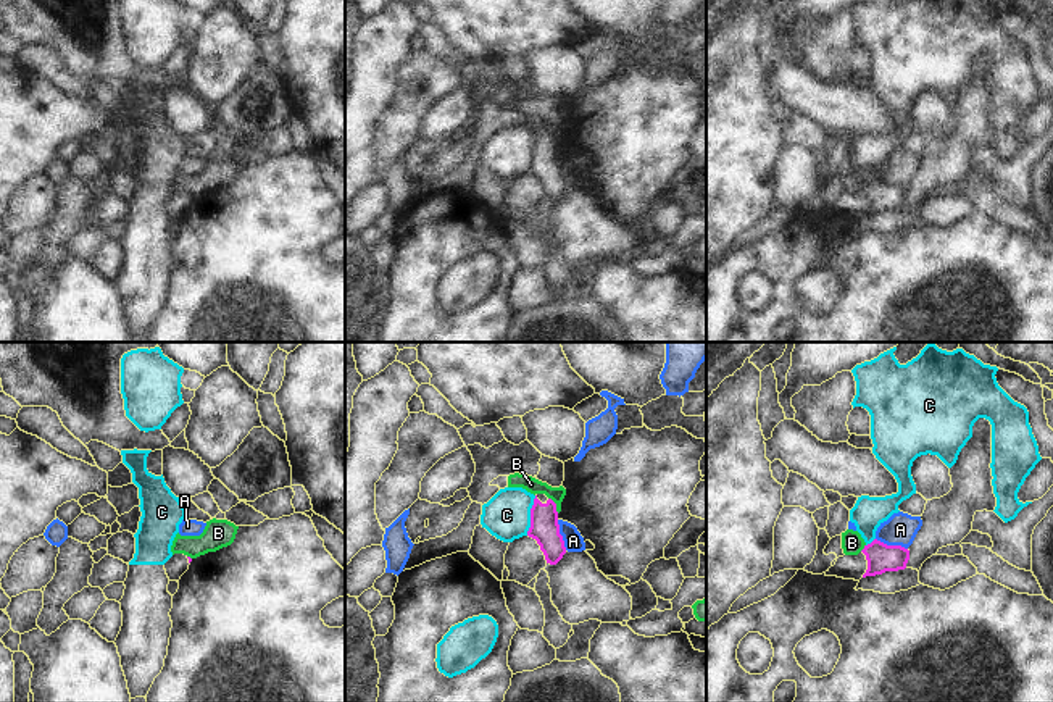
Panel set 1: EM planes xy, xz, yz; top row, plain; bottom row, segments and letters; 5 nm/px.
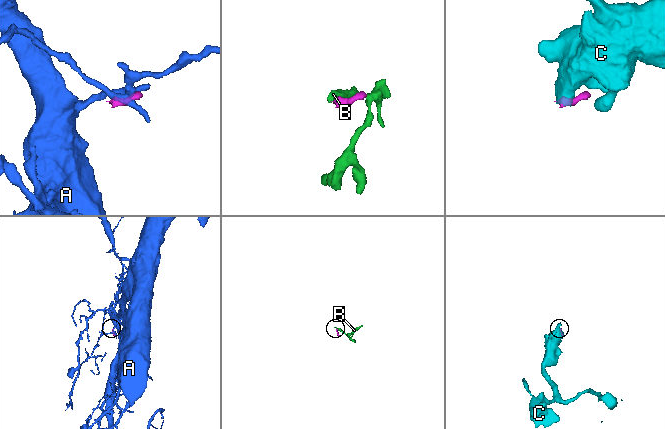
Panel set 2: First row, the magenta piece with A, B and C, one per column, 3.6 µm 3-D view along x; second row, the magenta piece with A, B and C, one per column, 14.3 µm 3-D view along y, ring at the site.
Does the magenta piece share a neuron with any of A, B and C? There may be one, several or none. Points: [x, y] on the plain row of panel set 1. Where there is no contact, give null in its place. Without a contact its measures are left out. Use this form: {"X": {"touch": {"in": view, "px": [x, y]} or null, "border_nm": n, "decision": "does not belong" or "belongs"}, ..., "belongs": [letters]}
{"A": {"touch": {"in": "yz", "px": [892, 184]}, "border_nm": 170, "decision": "does not belong"}, "B": {"touch": {"in": "xz", "px": [555, 144]}, "border_nm": 90, "decision": "does not belong"}, "C": {"touch": {"in": "xz", "px": [531, 154]}, "border_nm": 200, "decision": "does not belong"}, "belongs": []}

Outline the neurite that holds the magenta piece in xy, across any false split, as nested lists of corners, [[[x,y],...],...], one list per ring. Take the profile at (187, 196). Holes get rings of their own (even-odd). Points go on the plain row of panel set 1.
[[[174,192],[166,202],[164,208],[169,219],[179,219],[181,215],[189,208],[192,197],[184,192]]]

